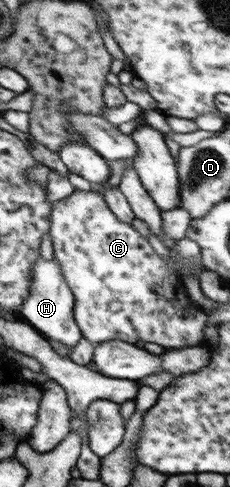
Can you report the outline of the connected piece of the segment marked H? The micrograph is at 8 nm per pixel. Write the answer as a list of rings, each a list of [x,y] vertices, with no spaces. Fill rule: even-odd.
[[[39,255],[33,261],[30,277],[29,296],[21,305],[22,318],[45,338],[62,342],[73,350],[82,334],[74,319],[74,294],[65,280],[60,262],[55,257],[46,260]]]

